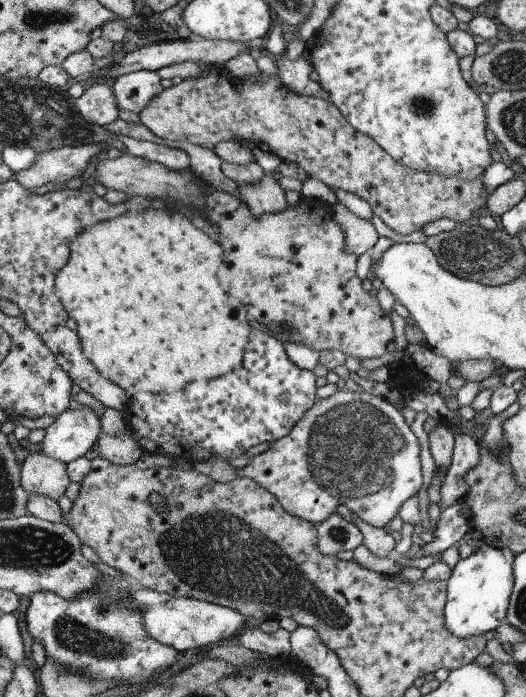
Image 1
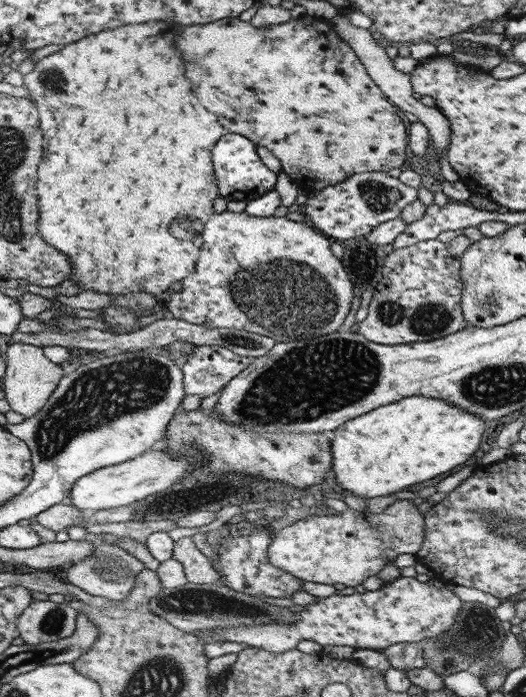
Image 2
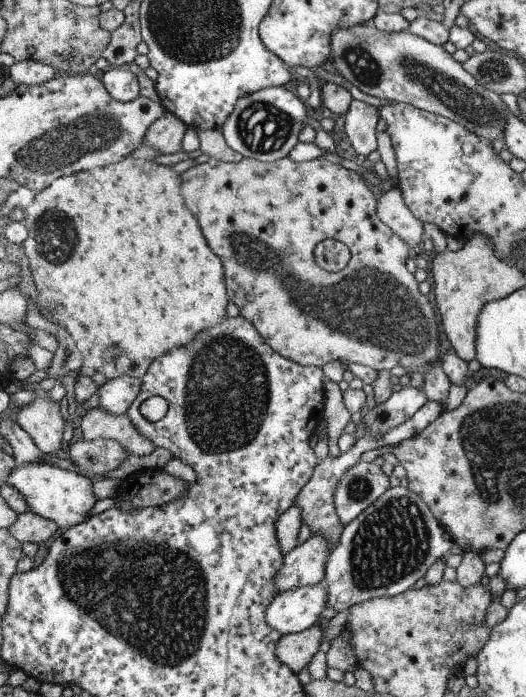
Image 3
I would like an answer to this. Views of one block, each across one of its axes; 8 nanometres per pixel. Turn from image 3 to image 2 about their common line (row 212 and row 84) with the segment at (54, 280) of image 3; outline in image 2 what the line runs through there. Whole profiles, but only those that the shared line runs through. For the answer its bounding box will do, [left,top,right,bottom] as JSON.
[22,20,227,296]

